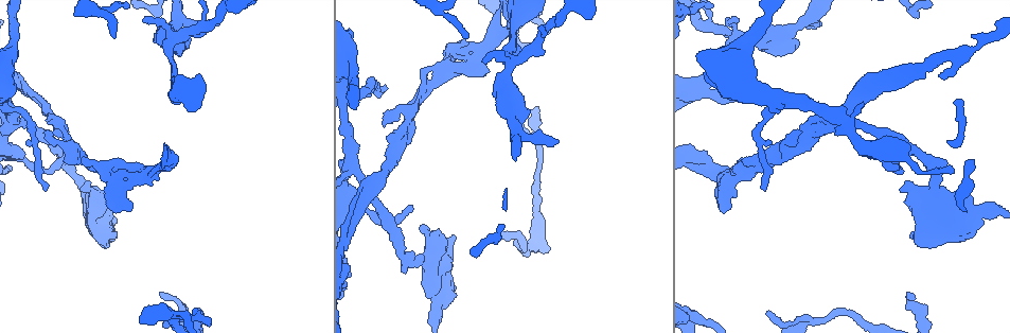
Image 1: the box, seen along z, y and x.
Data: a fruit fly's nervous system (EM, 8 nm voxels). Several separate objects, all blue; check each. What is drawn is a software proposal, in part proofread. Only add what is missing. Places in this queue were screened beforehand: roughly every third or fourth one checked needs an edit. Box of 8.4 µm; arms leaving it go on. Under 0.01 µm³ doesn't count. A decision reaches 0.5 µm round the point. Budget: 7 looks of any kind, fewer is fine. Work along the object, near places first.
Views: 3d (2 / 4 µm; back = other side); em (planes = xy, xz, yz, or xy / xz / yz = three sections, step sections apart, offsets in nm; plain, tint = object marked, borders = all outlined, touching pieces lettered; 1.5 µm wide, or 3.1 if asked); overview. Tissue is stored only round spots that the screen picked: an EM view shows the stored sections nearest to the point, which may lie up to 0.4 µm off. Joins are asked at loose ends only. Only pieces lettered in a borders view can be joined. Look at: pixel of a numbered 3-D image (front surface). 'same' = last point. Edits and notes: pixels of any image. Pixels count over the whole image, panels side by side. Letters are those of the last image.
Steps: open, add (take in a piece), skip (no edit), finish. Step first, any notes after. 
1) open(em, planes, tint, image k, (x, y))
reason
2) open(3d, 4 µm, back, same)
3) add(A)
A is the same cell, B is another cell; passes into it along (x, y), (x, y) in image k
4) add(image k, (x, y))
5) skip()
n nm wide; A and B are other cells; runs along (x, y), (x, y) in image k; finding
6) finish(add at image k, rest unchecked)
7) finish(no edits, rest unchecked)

open(em, planes, borders, image 1, (132, 208))
an open end

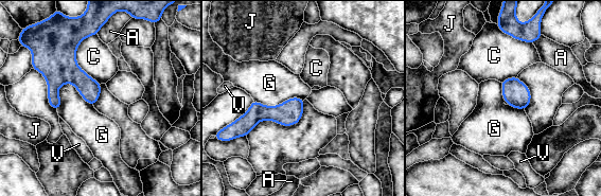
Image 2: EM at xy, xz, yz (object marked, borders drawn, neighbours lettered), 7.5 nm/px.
skip()
C touches over 380 nm; A, C, G, J and V are other cells; runs along (301, 102), (242, 121) in image 2; no lettered piece goes on from it

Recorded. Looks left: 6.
open(3d, 4 µm, image 1, (82, 158))
free end

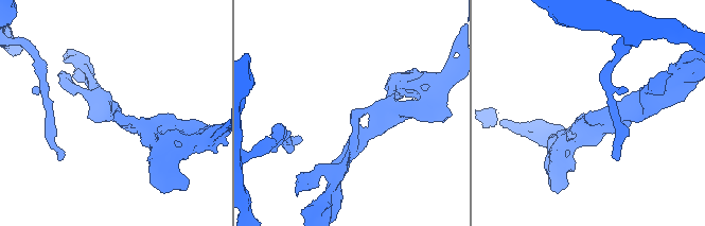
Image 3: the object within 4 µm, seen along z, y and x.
open(em, yz, step 8, tint, image 3, (353, 117))

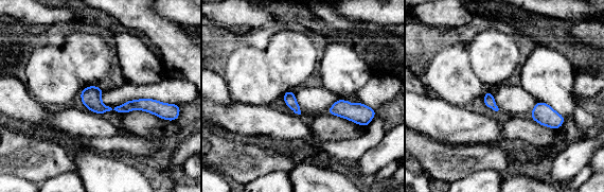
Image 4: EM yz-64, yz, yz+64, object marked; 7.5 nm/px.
open(em, planes, borders, same)

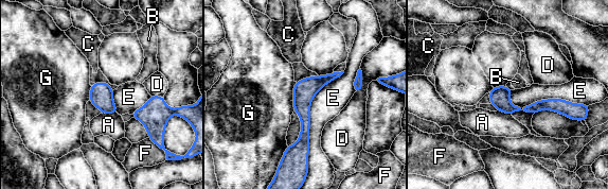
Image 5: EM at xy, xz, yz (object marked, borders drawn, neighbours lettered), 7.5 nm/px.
skip()
E touches over 800 nm; A, B, C, D, E, F and G are other cells; border along (296, 82), (293, 87), (293, 110) in image 5; none of them fits

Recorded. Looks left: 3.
open(em, planes, borders, image 1, (972, 236))
thick end

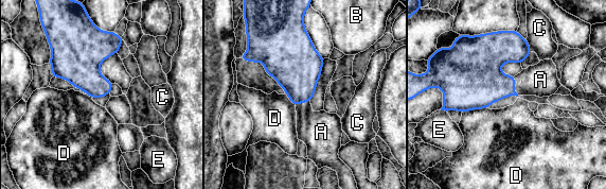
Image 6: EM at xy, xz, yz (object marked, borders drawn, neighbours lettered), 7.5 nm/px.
add(A)
A is the same cell, B, C, D and E are other cells; it goes on there

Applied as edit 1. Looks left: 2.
finish(add at image 6, rest unchecked)

